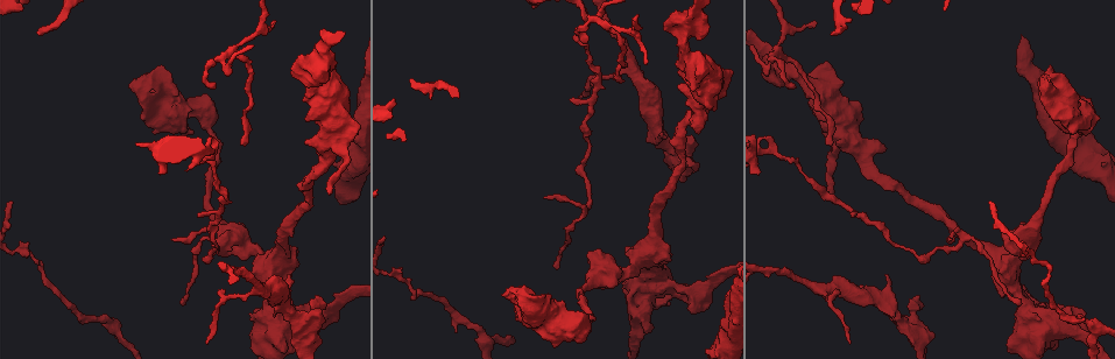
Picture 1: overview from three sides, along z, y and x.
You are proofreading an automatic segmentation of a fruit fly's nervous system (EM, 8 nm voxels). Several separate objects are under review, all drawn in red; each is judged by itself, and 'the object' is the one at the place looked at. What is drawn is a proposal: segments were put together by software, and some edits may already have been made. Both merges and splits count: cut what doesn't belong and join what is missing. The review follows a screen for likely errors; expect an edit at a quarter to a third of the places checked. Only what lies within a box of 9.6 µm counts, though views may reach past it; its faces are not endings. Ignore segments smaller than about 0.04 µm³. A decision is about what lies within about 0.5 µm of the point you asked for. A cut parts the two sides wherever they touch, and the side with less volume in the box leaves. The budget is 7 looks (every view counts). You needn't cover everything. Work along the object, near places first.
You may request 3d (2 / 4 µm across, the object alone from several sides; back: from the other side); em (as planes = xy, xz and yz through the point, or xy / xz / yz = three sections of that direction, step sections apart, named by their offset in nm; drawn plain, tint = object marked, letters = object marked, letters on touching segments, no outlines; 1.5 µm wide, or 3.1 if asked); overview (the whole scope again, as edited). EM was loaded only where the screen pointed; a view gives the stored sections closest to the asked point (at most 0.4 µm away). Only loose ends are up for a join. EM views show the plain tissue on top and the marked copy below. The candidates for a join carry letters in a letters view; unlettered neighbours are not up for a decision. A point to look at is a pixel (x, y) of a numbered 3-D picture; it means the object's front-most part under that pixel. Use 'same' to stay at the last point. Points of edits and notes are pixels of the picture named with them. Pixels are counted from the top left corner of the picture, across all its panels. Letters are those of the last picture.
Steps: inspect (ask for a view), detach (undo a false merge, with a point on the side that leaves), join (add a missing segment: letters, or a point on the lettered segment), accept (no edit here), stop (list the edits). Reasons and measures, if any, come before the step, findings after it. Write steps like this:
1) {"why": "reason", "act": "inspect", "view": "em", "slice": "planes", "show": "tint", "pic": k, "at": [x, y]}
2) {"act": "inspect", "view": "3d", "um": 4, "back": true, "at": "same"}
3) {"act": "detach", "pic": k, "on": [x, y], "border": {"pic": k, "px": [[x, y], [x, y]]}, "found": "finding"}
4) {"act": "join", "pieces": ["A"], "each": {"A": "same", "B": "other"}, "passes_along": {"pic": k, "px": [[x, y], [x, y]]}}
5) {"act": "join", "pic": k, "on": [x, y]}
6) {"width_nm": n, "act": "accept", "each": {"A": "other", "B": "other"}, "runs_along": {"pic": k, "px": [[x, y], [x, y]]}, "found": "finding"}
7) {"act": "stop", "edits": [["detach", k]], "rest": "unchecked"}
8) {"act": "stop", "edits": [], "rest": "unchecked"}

{"why": "free end", "act": "inspect", "view": "em", "slice": "xy", "step": 4, "show": "letters", "pic": 1, "at": [1018, 304]}

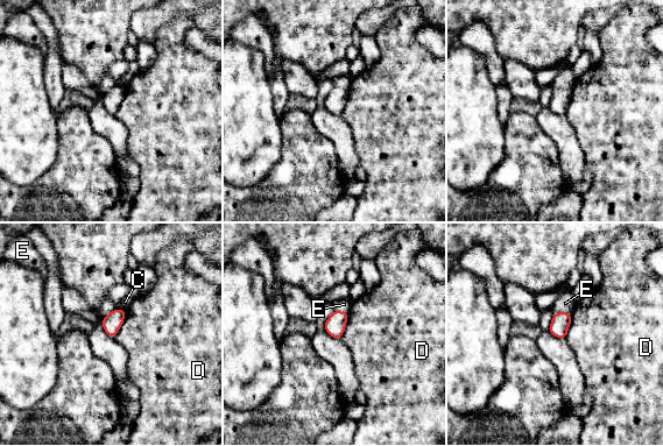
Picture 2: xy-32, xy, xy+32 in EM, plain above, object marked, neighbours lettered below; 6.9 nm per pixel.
{"why": "cut it another way", "act": "inspect", "view": "em", "slice": "planes", "show": "letters", "at": "same"}

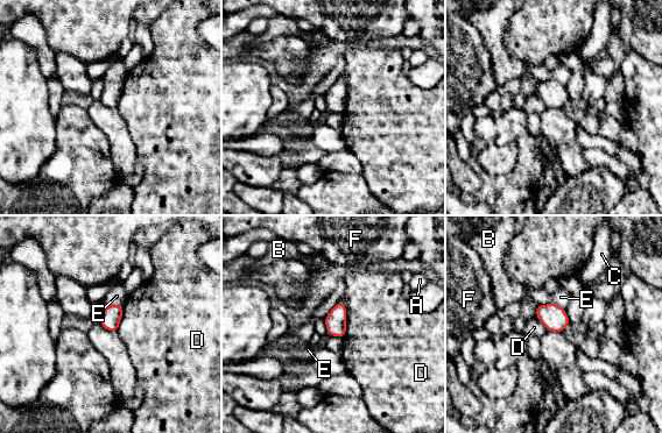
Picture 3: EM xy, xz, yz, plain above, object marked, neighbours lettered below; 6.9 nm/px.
{"act": "accept", "each": {"A": "other", "B": "other", "C": "other", "D": "other", "E": "other", "F": "other"}, "border": {"pic": 3, "px": [[339, 300], [345, 307], [343, 336]]}, "found": "no lettered segment goes on from it"}

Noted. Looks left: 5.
{"act": "inspect", "view": "3d", "um": 4, "pic": 1, "at": [205, 343]}

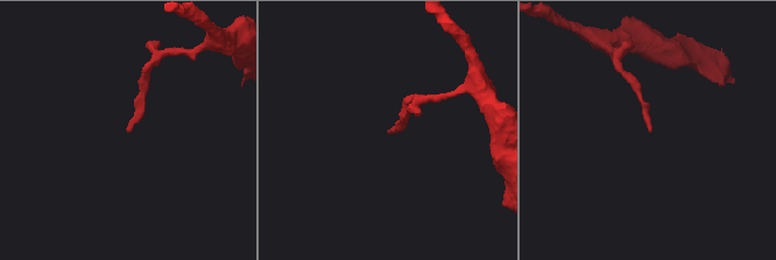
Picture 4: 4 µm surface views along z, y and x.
{"why": "shape alone is not enough", "act": "inspect", "view": "em", "slice": "xz", "step": 8, "show": "tint", "pic": 4, "at": [391, 132]}

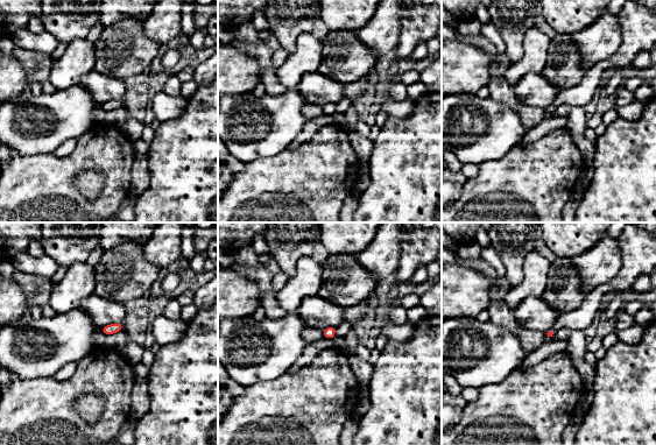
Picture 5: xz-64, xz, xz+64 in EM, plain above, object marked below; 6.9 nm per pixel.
{"act": "inspect", "view": "em", "slice": "planes", "show": "letters", "at": "same"}

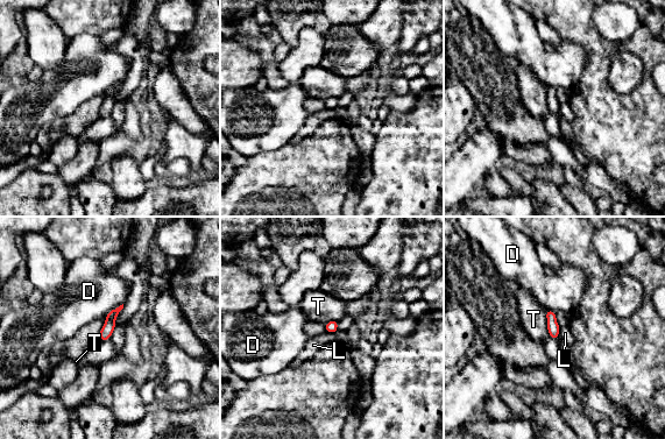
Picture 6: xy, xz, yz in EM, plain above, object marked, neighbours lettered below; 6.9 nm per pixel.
{"act": "accept", "each": {"D": "other", "L": "other", "T": "other"}, "border": {"pic": 6, "px": [[326, 331], [335, 333]]}, "found": "no lettered segment goes on from it"}

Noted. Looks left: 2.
{"why": "sudden change in width", "act": "inspect", "view": "3d", "um": 4, "pic": 1, "at": [206, 121]}

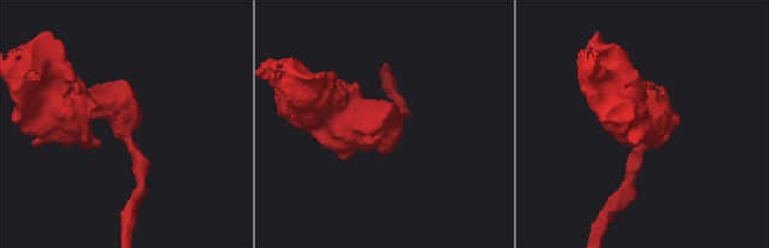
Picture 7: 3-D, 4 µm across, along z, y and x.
{"arm_widths_nm": [190, 480], "why": "shape alone is not enough", "act": "inspect", "view": "em", "slice": "xz", "step": 4, "show": "letters", "pic": 7, "at": [121, 128]}

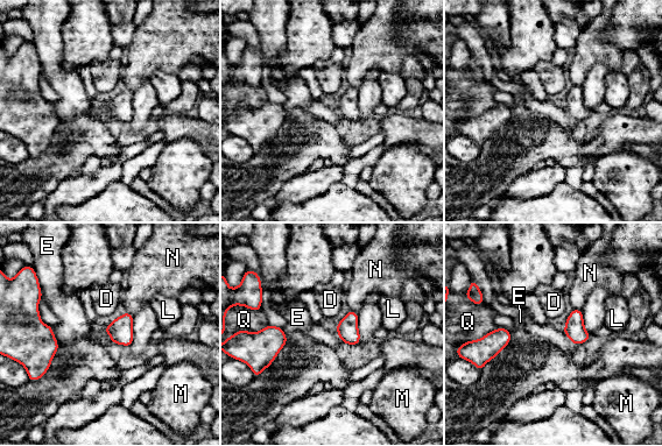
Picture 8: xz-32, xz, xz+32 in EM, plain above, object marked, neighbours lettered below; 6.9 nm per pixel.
{"act": "accept", "each": {"D": "other", "E": "other", "L": "other", "M": "other", "N": "other", "Q": "other"}, "border": {"pic": 8, "px": [[51, 327], [58, 349]]}, "found": "all the same neuron"}

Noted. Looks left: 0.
{"act": "stop", "edits": [], "rest": "unchecked"}

